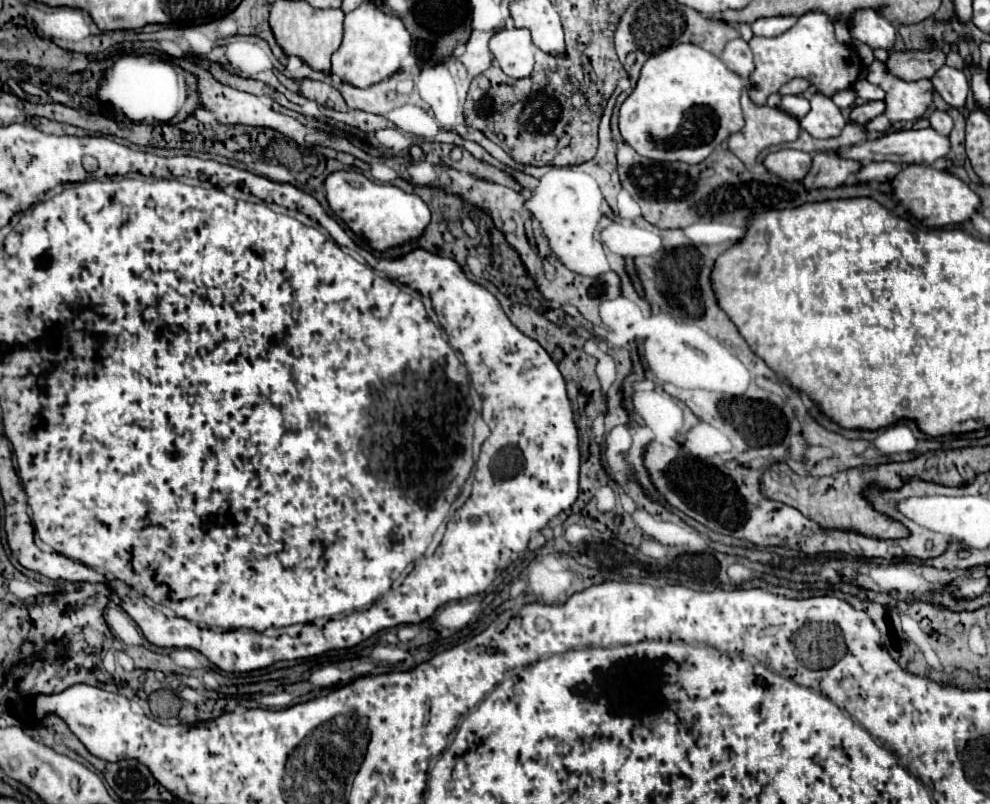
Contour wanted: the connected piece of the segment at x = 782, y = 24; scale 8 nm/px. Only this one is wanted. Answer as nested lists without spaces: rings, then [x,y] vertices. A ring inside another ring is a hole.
[[[794,15],[762,17],[752,23],[752,31],[754,31],[754,35],[762,35],[762,37],[776,37],[776,35],[782,35],[784,31],[788,31],[790,27],[794,27],[796,21],[798,21],[798,17],[794,17]]]

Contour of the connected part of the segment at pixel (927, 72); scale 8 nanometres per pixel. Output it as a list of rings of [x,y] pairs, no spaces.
[[[942,49],[930,51],[892,51],[886,65],[888,71],[904,81],[918,81],[922,77],[930,79],[946,61]]]

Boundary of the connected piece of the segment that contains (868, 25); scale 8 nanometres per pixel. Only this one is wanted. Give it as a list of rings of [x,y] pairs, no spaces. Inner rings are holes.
[[[858,9],[850,19],[850,35],[872,49],[892,49],[896,39],[896,29],[892,23],[880,15],[876,9]]]

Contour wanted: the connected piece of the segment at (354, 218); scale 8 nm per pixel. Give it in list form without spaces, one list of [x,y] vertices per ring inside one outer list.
[[[334,171],[326,177],[324,187],[326,187],[326,199],[330,209],[356,235],[366,237],[372,249],[384,251],[388,247],[416,239],[430,223],[430,209],[418,195],[406,193],[396,185],[374,183],[362,173],[350,173],[348,179],[348,171]]]

